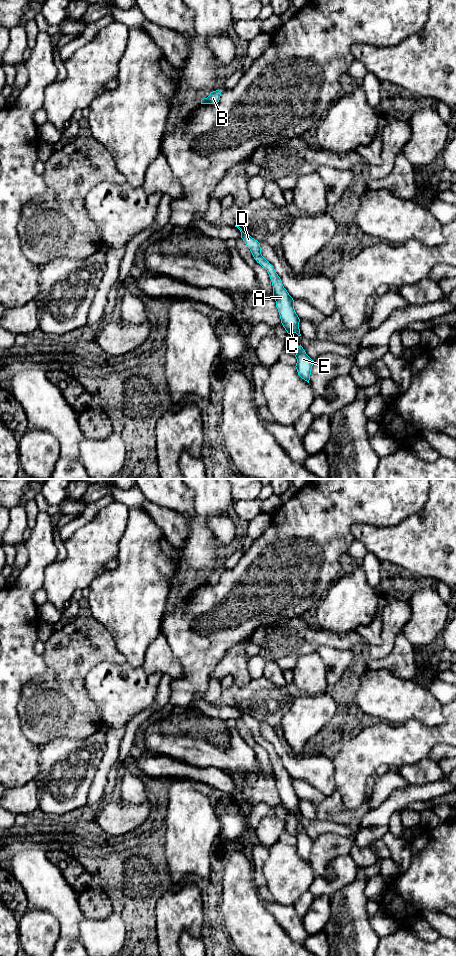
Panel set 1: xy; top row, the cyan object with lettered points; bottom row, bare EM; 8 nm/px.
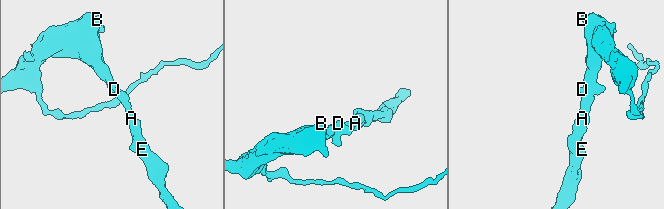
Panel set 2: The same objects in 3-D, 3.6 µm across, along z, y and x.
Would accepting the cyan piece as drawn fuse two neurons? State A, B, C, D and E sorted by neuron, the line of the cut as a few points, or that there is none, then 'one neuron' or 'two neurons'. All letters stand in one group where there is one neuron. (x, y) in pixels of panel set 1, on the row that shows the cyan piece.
A B C D E; no cut; one neuron

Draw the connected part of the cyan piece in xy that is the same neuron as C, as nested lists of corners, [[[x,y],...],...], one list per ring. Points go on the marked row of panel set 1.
[[[235,225],[235,227],[240,230],[241,238],[250,249],[254,259],[267,270],[270,276],[273,286],[273,296],[283,327],[288,334],[296,333],[298,336],[301,336],[299,329],[300,319],[294,309],[294,300],[284,288],[273,266],[262,256],[260,243],[249,234],[244,233],[239,226]]]

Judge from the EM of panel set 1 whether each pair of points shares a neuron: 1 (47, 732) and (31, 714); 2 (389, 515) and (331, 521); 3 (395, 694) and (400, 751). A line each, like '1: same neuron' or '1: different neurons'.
1: same neuron
2: same neuron
3: different neurons

